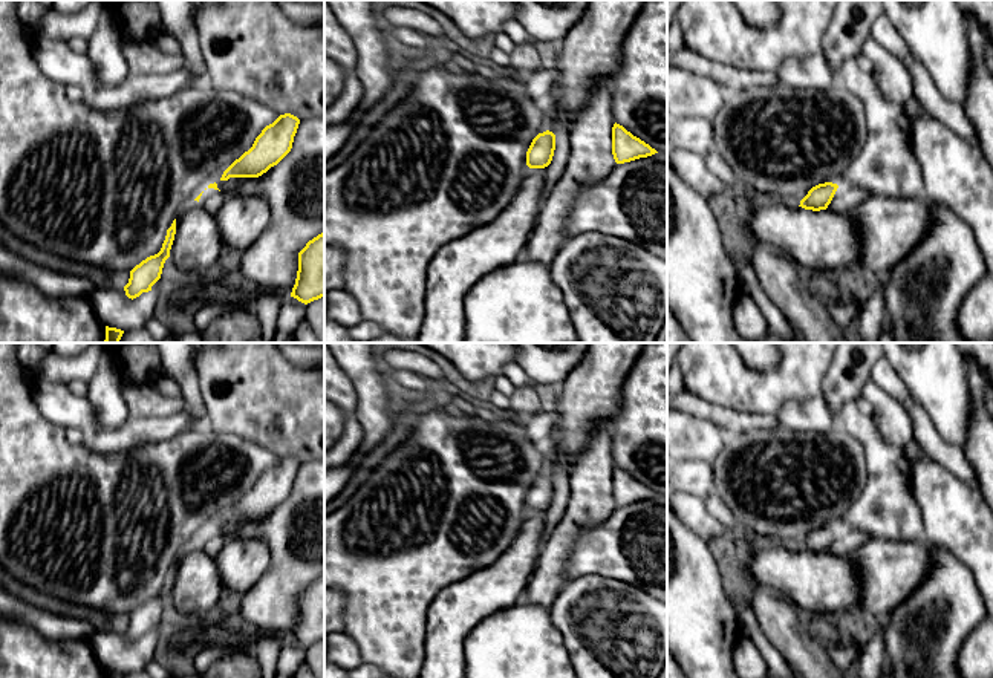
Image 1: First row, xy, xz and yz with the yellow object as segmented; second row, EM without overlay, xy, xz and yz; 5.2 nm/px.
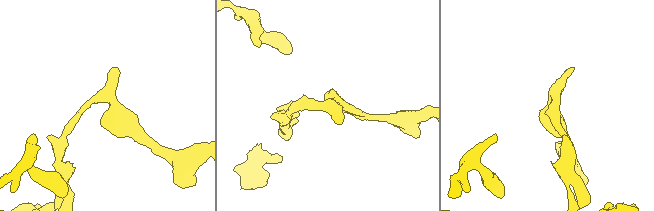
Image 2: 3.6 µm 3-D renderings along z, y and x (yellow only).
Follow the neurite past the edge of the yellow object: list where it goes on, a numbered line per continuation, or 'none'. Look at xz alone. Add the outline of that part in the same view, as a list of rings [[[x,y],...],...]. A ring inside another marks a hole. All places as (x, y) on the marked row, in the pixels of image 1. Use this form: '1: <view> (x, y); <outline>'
none

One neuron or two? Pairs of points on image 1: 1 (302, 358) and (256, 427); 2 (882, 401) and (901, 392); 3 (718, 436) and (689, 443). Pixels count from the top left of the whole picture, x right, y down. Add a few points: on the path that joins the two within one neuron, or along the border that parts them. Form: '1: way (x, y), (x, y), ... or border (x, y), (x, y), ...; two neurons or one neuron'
1: border (285, 358), (308, 368); two neurons
2: border (871, 378), (905, 409), (912, 427); two neurons
3: way (710, 438), (696, 440); one neuron

